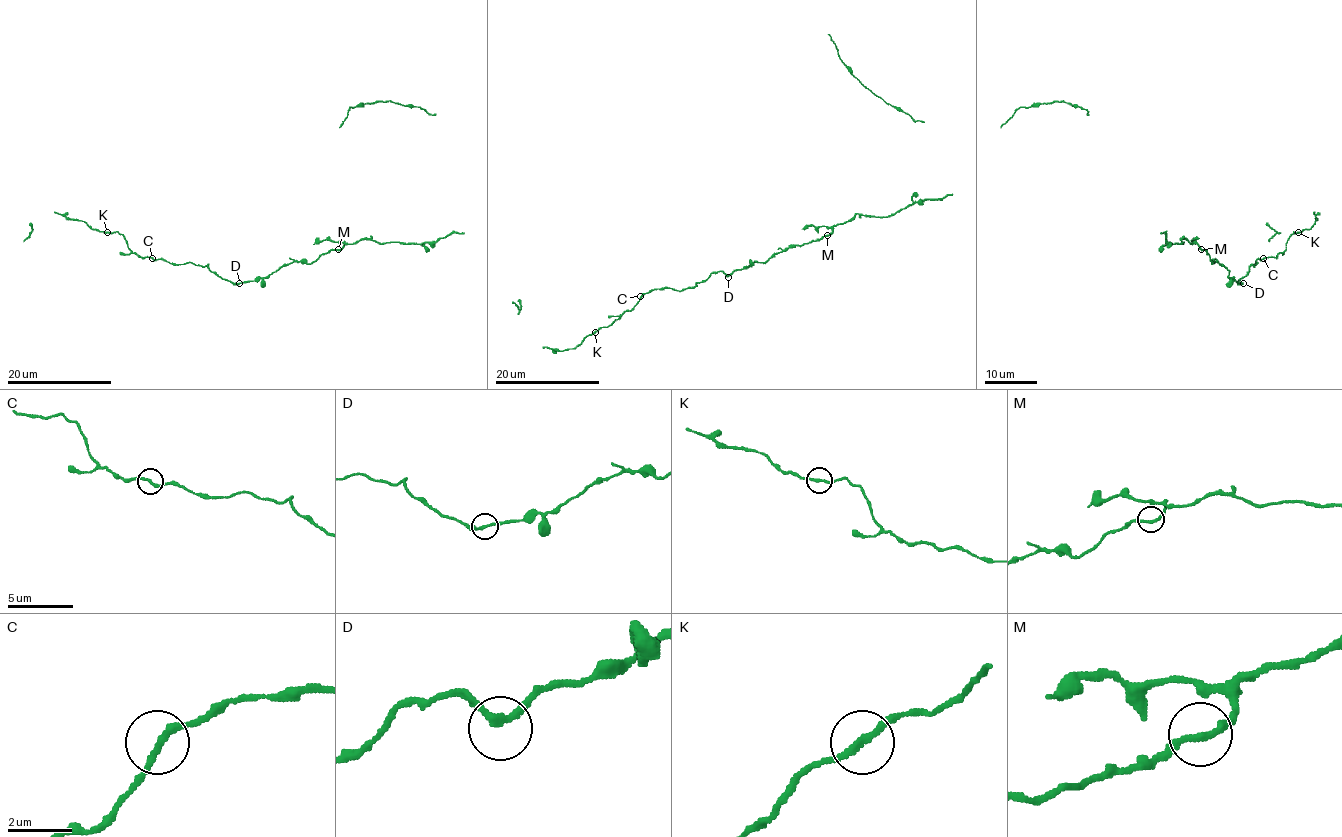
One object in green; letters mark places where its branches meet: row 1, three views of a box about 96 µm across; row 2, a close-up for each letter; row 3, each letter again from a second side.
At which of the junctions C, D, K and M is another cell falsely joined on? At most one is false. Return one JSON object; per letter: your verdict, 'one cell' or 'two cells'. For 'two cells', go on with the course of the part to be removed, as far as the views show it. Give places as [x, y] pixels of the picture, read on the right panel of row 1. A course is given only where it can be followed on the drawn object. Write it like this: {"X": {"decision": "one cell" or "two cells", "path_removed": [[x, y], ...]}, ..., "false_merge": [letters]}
{"C": {"decision": "one cell"}, "D": {"decision": "one cell"}, "K": {"decision": "one cell"}, "M": {"decision": "one cell"}, "false_merge": []}

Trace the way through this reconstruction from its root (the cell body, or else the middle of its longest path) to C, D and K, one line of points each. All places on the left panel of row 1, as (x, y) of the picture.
C: (338, 250), (238, 284), (207, 266), (152, 258)
D: (338, 250), (328, 250), (310, 263), (284, 265), (264, 278), (239, 283)
K: (338, 250), (235, 284), (207, 266), (139, 257), (122, 235), (106, 232)

